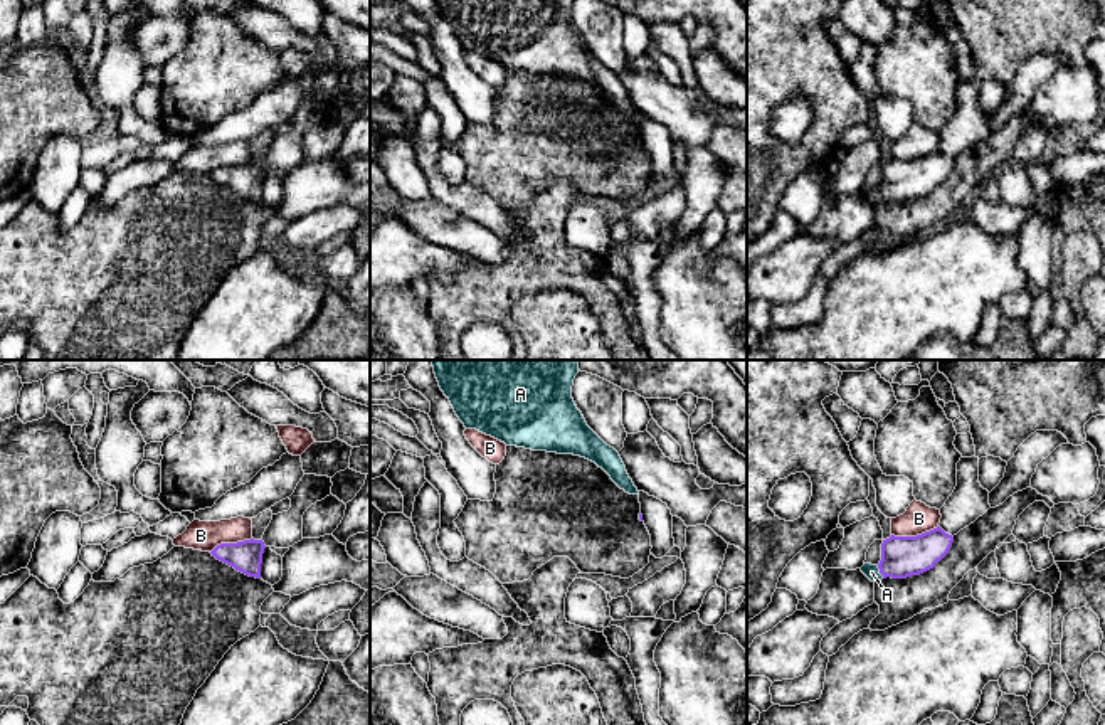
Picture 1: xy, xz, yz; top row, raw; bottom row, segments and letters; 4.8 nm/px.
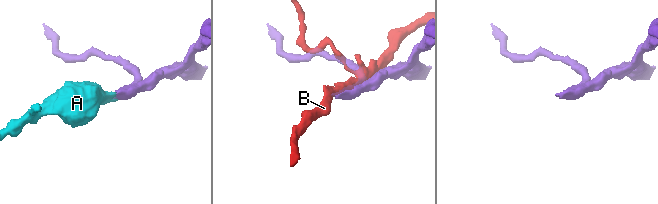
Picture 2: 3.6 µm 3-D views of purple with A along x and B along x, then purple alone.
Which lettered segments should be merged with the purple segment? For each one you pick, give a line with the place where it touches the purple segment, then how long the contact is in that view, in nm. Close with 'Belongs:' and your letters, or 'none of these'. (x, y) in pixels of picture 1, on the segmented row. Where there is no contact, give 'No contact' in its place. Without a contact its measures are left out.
A: Touches purple at yz (880, 572). Shared border 70 nm
Belongs: A

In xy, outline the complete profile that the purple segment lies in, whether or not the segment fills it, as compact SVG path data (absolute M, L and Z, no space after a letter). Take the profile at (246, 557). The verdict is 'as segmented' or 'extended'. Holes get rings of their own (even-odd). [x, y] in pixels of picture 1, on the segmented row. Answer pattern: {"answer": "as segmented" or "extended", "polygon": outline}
{"answer": "as segmented", "polygon": "M251 538L237 543L220 543L210 553L235 570L261 579L264 548L266 545L262 540Z"}

